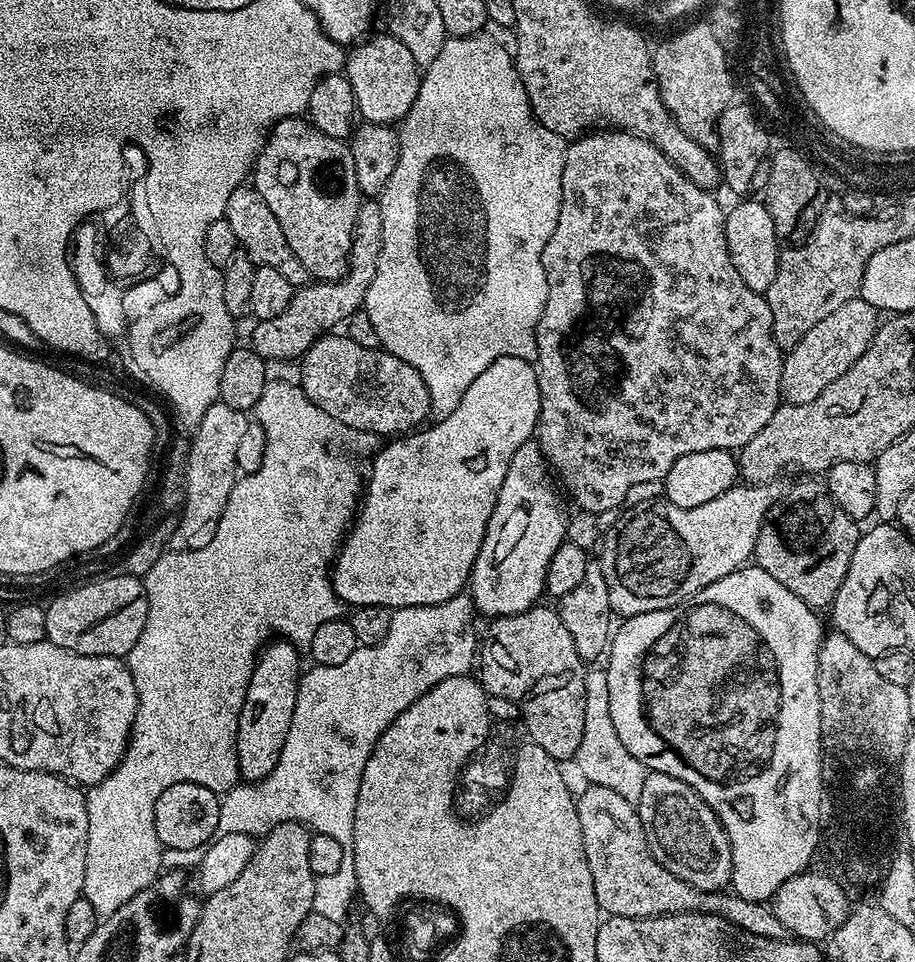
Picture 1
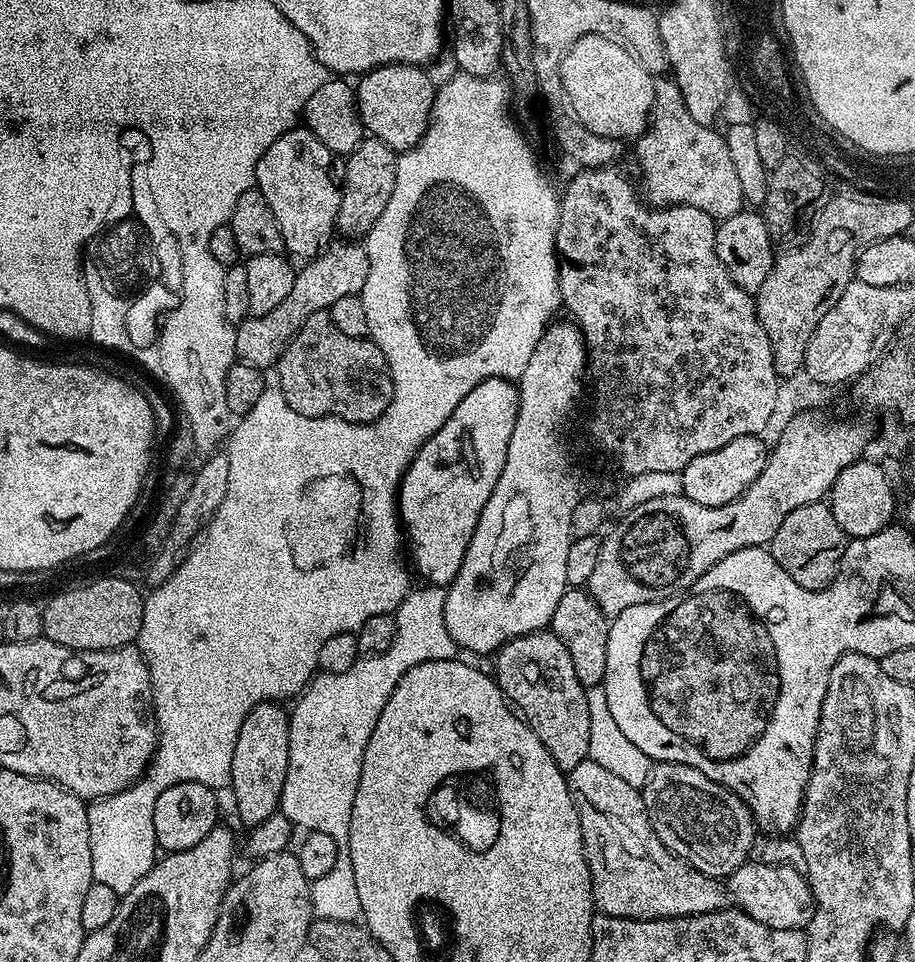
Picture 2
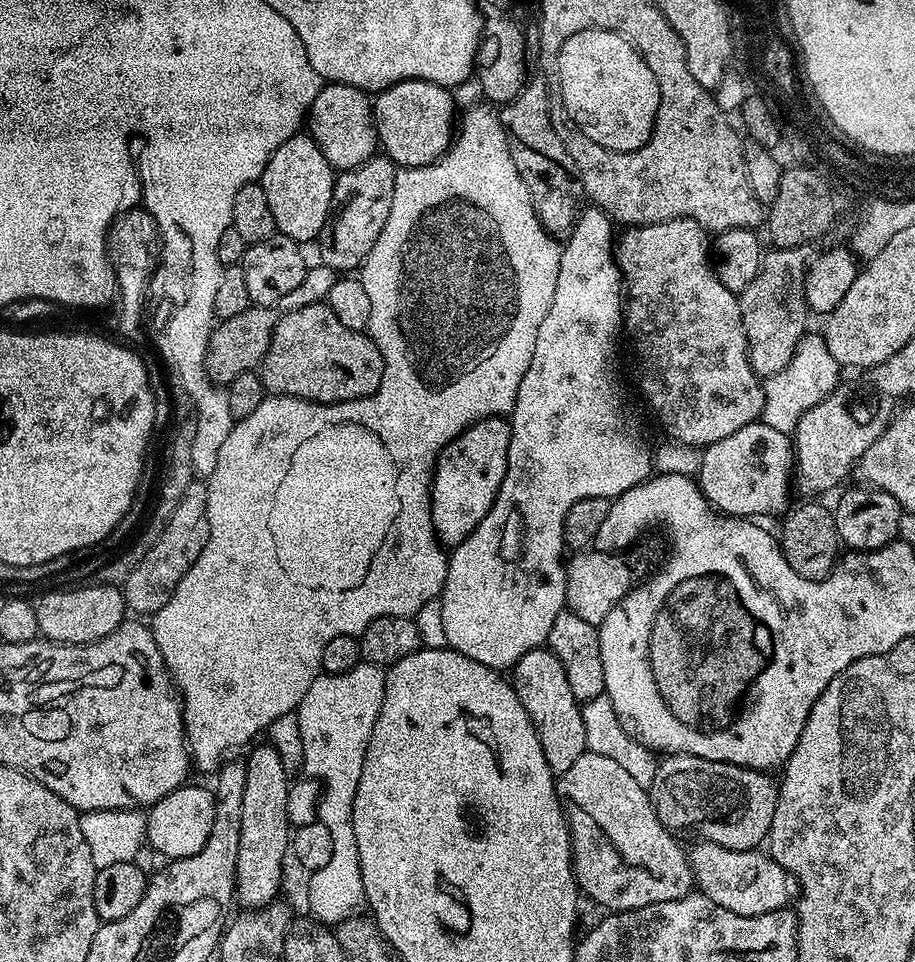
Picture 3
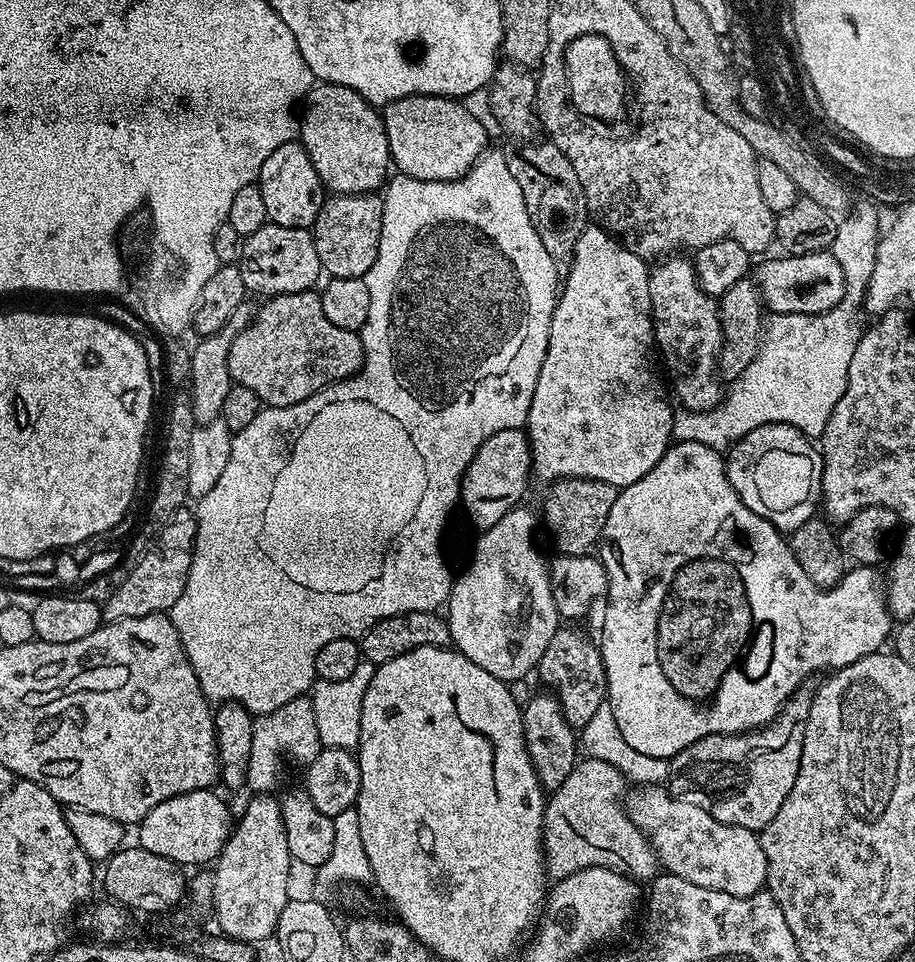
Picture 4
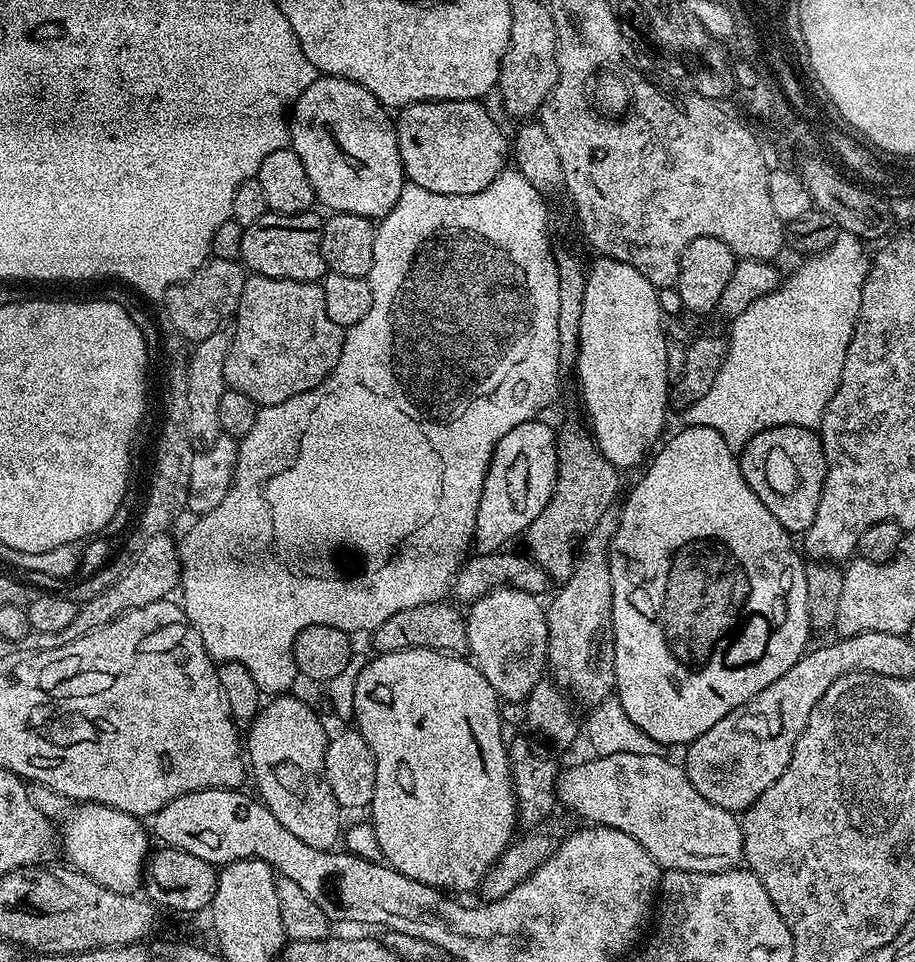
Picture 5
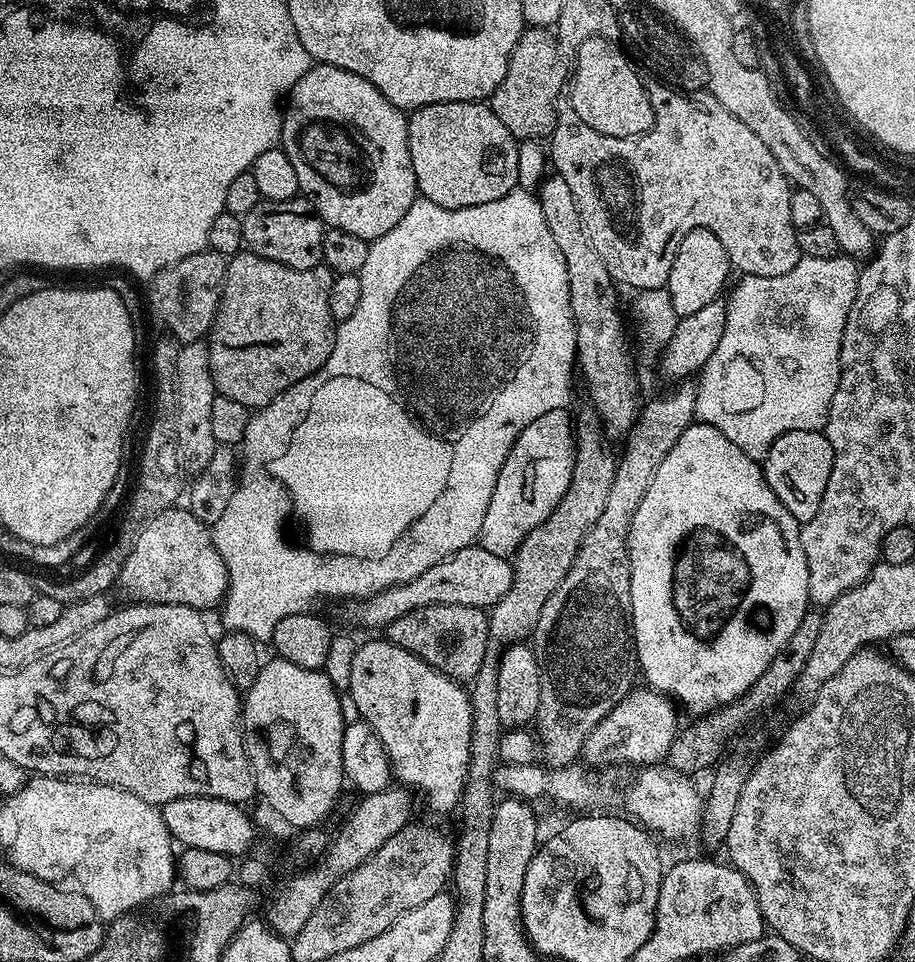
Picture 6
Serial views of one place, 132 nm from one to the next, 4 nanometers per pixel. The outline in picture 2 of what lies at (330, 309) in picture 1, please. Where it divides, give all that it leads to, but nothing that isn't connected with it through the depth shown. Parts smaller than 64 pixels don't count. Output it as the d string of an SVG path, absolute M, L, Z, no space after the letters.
M333 242L318 256L311 257L294 278L294 290L270 314L249 315L247 320L235 325L236 355L243 363L261 370L268 370L280 359L286 346L298 334L298 330L310 318L310 314L327 312L338 298L359 296L362 286L366 286L366 274L370 274L368 249L360 242Z

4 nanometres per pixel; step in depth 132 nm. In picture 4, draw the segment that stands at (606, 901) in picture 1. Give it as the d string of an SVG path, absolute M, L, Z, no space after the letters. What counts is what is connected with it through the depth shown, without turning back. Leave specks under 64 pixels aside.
M584 758L574 766L574 770L570 770L570 778L550 793L544 806L544 871L549 881L565 880L570 878L570 874L587 868L612 868L637 882L651 881L657 875L656 851L628 816L624 784L626 777L610 766L610 762Z

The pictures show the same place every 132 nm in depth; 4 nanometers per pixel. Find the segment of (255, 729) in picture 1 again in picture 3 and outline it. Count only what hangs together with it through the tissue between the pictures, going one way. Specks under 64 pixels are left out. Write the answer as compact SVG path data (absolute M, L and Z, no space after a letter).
M268 742L263 744L257 743L249 756L246 756L246 791L242 798L242 839L238 846L238 866L236 867L236 894L235 899L244 903L243 907L248 910L259 910L266 904L271 904L277 899L276 896L280 892L280 879L284 876L284 855L287 857L290 852L290 825L288 815L286 814L286 798L288 797L288 789L290 787L290 779L288 780L289 769L285 767L282 758L279 756L278 750L272 747Z

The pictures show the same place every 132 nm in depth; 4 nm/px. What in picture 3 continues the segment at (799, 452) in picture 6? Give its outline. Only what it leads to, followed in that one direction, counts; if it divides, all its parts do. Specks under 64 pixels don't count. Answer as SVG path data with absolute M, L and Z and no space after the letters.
M763 422L742 426L742 430L734 430L734 434L709 444L701 451L698 483L708 503L723 515L760 518L756 516L768 516L771 512L783 513L789 507L788 491L794 488L793 441L789 433L774 430L774 426Z

